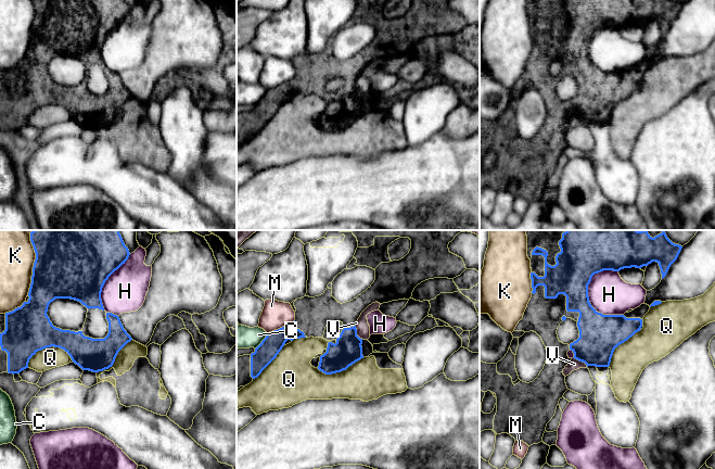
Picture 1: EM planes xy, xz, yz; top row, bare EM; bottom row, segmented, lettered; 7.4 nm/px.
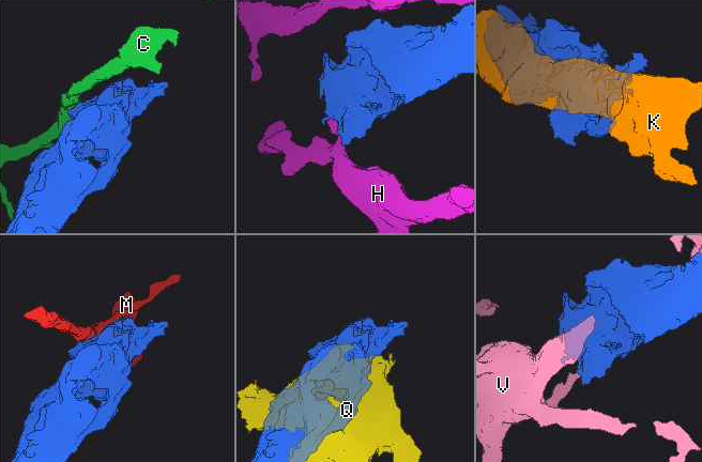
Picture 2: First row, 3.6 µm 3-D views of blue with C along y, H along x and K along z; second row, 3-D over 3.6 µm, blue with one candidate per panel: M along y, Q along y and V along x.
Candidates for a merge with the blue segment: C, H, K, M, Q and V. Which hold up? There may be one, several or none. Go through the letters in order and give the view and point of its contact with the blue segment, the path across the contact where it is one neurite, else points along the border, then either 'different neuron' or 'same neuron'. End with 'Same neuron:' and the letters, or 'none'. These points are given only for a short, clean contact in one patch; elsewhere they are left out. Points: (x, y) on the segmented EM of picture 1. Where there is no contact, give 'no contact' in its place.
C: xz (262, 341) | along xz (267, 333), (255, 349) | different neuron
H: yz (590, 305) | different neuron
K: xy (34, 263) | different neuron
M: xz (280, 328) | along xz (294, 319), (267, 333) | different neuron
Q: xy (47, 346) | different neuron
V: yz (581, 360) | different neuron
Same neuron: none

